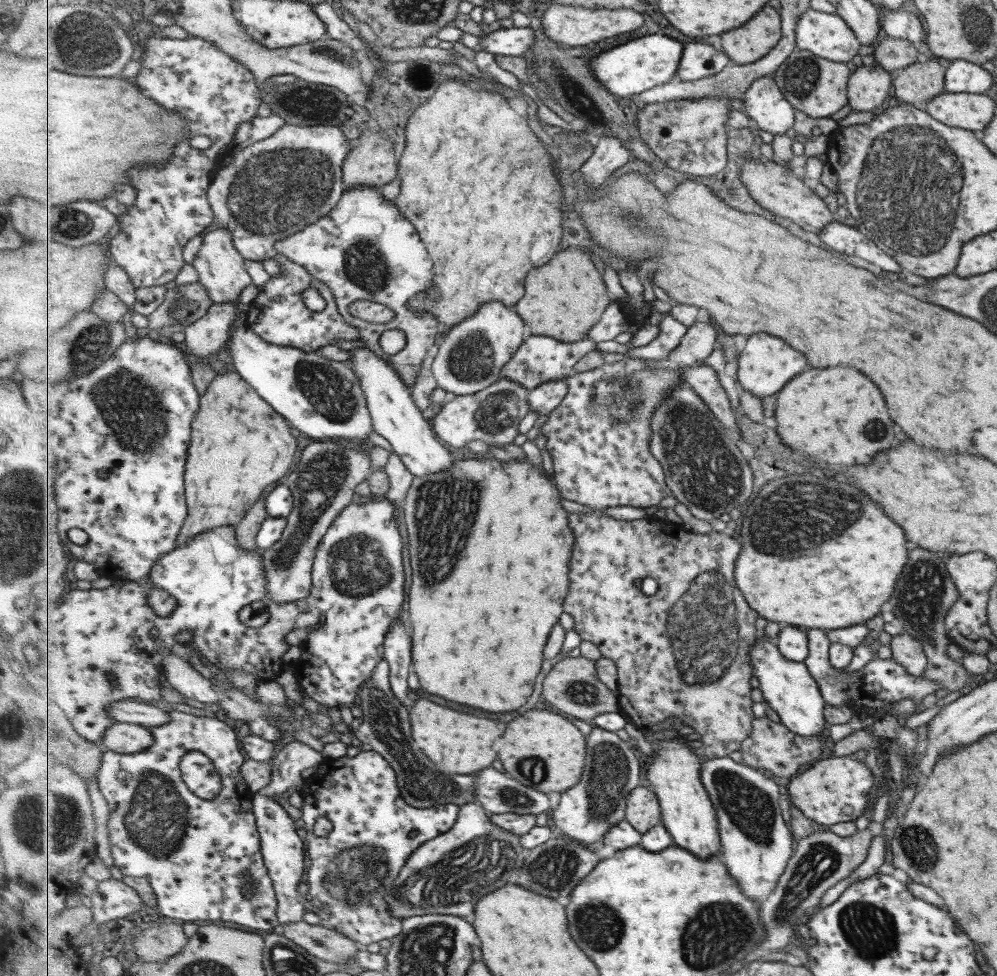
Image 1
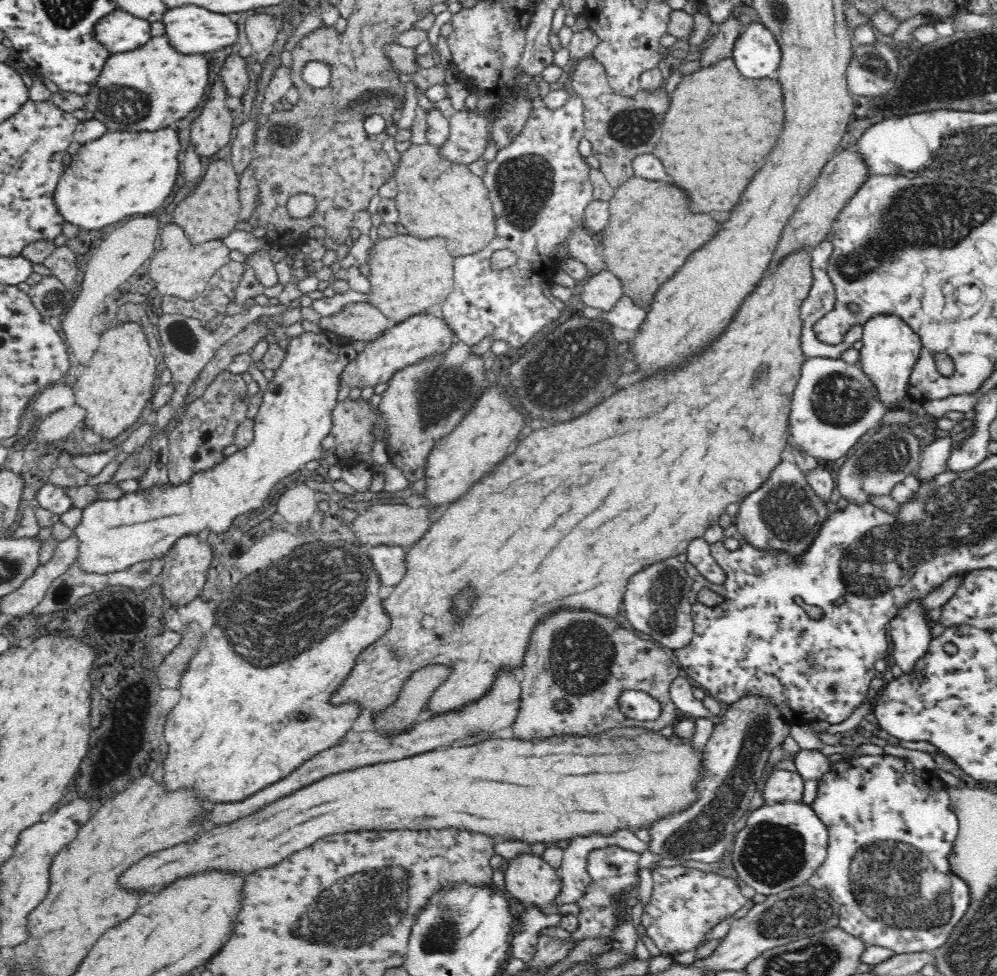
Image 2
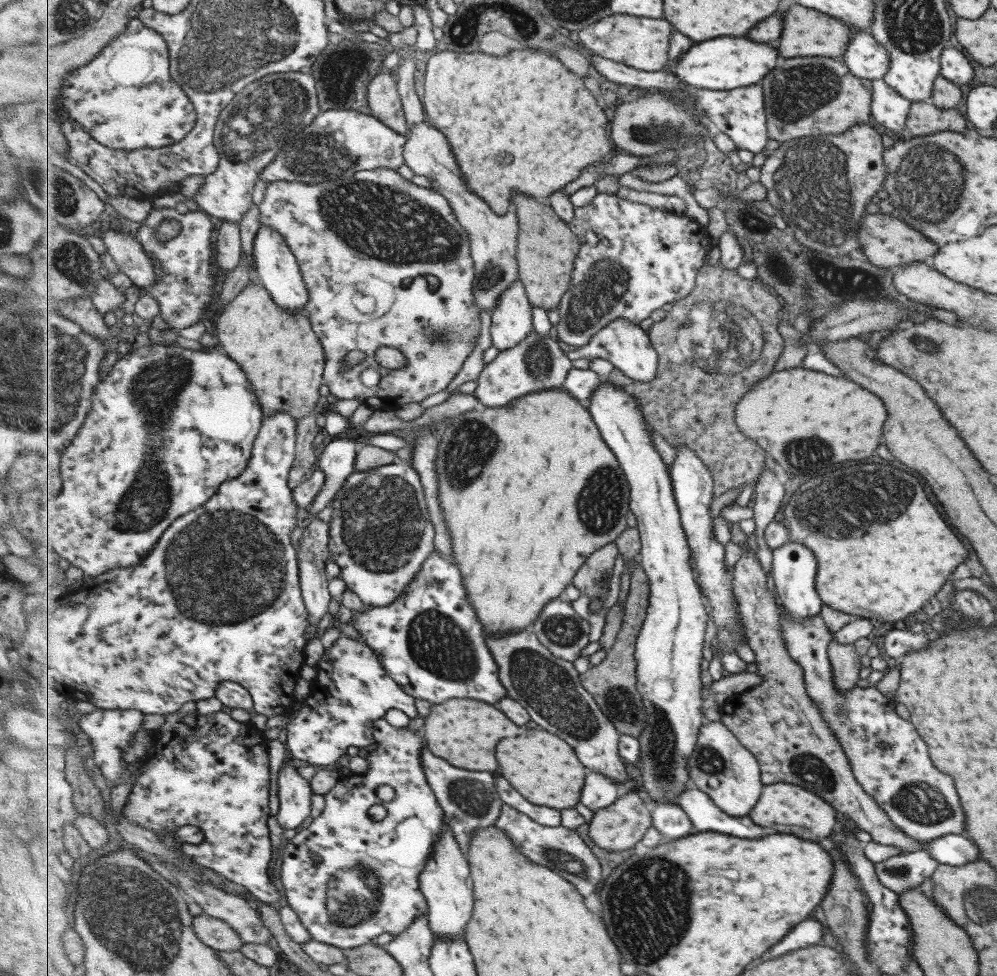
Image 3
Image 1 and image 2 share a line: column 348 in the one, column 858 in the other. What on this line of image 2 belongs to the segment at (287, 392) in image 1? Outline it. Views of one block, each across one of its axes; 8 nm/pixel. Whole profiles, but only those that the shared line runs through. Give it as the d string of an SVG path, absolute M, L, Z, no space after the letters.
M807 357L801 366L801 377L794 389L794 400L792 400L792 414L789 416L790 434L794 443L798 444L796 448L808 451L814 458L814 461L836 461L840 456L844 457L849 454L851 448L862 439L860 436L866 434L870 428L880 427L882 420L892 414L892 412L904 412L910 416L912 420L910 426L920 426L924 430L936 430L937 421L930 411L924 409L922 405L924 401L918 401L916 397L912 396L912 392L907 391L900 397L898 402L893 407L888 407L878 387L872 381L872 377L862 369L859 363L848 363L842 357Z

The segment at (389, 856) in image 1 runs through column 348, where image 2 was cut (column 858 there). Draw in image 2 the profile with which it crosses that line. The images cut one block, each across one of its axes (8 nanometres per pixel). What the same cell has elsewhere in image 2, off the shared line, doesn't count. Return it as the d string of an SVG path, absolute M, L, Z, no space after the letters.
M880 756L845 757L843 760L831 763L830 770L818 780L817 796L811 807L826 825L829 832L827 857L806 881L821 891L826 891L839 903L839 925L846 932L861 938L867 945L877 945L890 948L896 954L914 952L934 952L948 942L956 924L968 911L970 906L970 887L962 878L955 878L950 873L949 856L959 835L957 815L949 807L949 795L945 783L938 776L925 769L916 769L910 760L904 757Z

